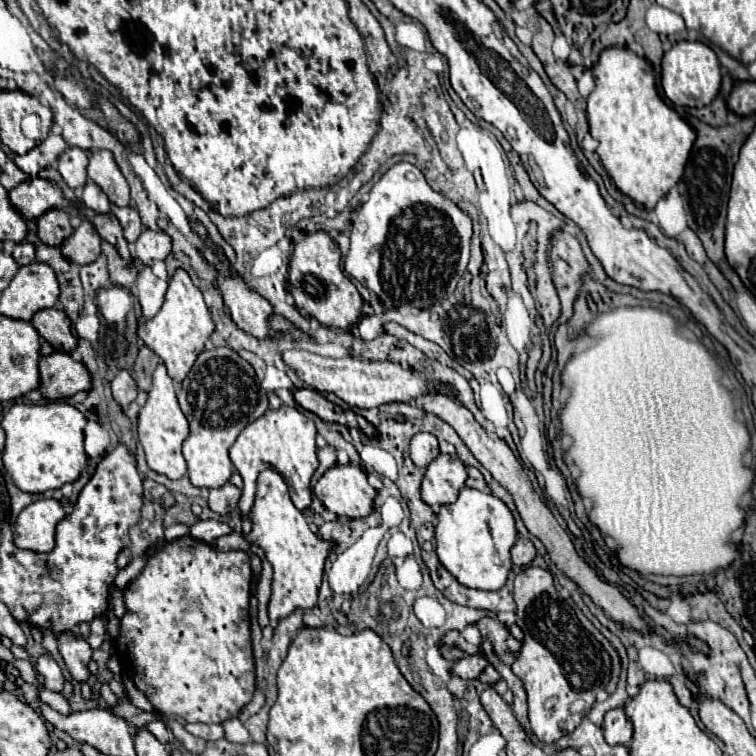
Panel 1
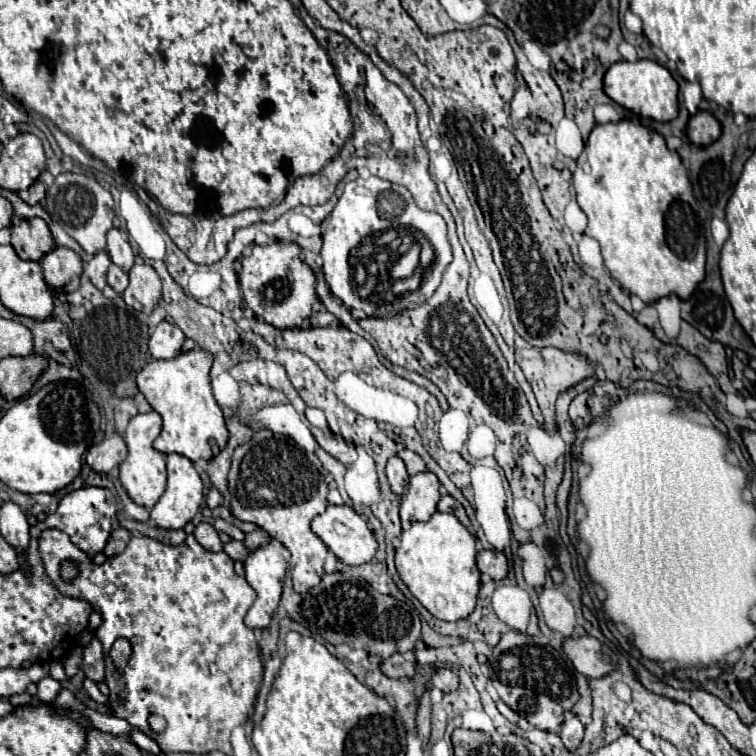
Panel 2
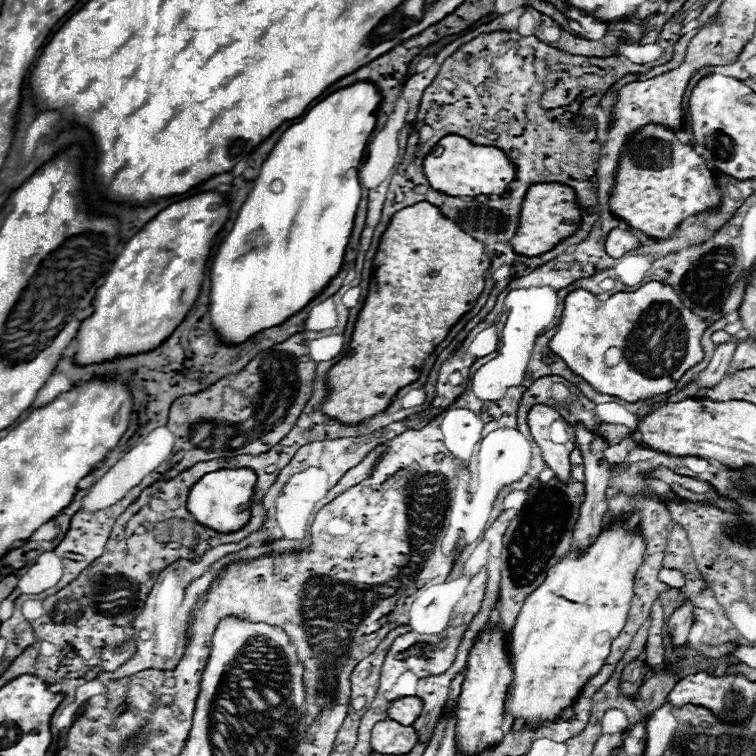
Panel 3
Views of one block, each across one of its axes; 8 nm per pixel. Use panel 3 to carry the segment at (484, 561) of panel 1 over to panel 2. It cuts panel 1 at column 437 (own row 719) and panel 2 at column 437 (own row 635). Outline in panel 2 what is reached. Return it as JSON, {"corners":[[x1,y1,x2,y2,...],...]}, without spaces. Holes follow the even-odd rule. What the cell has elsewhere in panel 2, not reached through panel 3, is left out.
{"corners":[[436,512,428,522,414,522,400,536,396,570,412,596,438,620,462,620,476,606,480,572,476,568,474,544,476,538,458,522,458,518,442,512]]}

